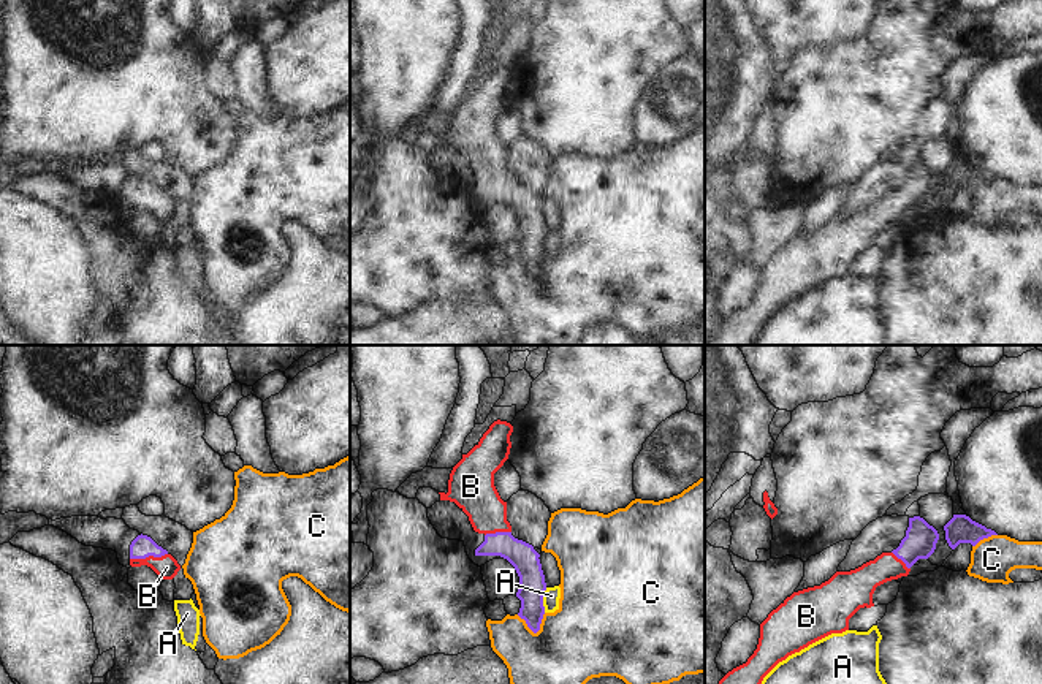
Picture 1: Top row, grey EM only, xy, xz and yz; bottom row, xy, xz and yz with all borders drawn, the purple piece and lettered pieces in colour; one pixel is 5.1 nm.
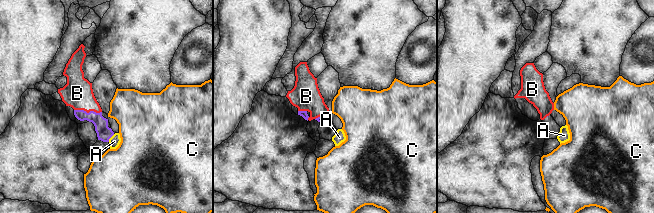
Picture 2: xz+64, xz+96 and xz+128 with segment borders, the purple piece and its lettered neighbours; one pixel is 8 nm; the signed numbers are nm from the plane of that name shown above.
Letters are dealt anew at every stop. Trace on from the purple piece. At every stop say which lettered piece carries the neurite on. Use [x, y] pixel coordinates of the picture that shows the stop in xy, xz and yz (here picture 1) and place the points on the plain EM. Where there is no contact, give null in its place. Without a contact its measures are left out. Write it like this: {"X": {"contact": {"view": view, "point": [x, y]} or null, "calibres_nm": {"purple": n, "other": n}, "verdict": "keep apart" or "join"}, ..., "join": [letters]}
{"A": {"contact": {"view": "xz", "point": [542, 246]}, "calibres_nm": {"purple": 140, "other": 90}, "verdict": "keep apart"}, "B": {"contact": {"view": "xy", "point": [148, 201]}, "calibres_nm": {"purple": 120, "other": 120}, "verdict": "join"}, "C": {"contact": {"view": "xz", "point": [534, 277]}, "calibres_nm": {"purple": 140, "other": 400}, "verdict": "keep apart"}, "join": ["B"]}

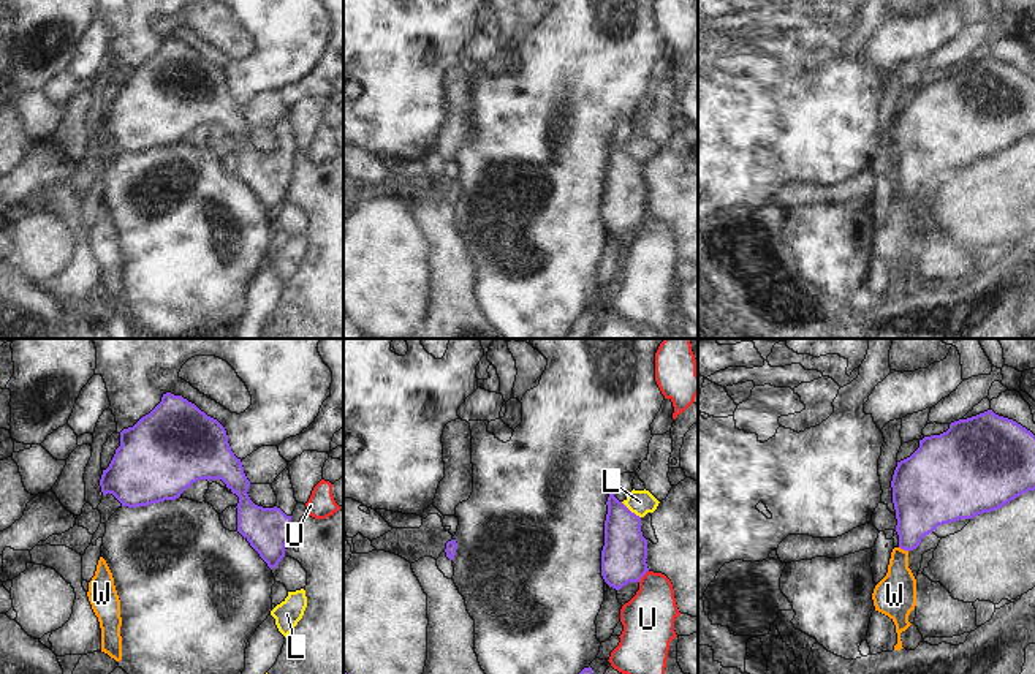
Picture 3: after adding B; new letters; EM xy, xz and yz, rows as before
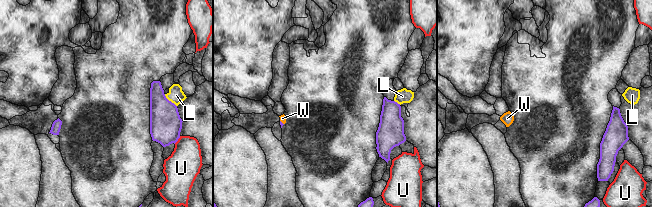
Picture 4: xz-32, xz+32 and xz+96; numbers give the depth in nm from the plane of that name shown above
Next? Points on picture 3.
{"L": {"contact": {"view": "xz", "point": [629, 155]}, "calibres_nm": {"purple": 220, "other": 130}, "verdict": "keep apart"}, "U": {"contact": {"view": "xz", "point": [643, 220]}, "calibres_nm": {"purple": 220, "other": 260}, "verdict": "keep apart"}, "W": {"contact": {"view": "yz", "point": [904, 195]}, "calibres_nm": {"purple": 280, "other": 220}, "verdict": "join"}, "join": ["W"]}

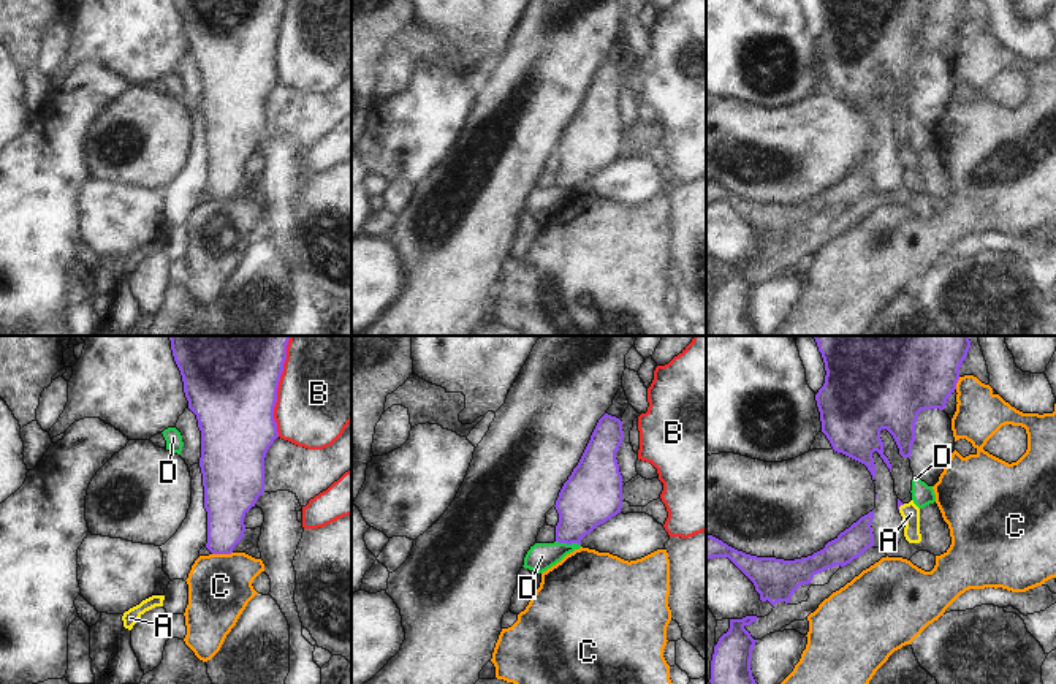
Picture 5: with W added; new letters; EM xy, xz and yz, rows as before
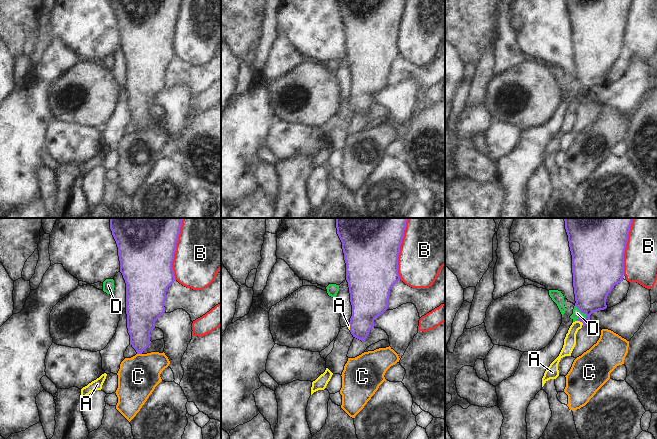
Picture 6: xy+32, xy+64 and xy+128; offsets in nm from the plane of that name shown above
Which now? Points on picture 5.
{"A": {"contact": {"view": "yz", "point": [901, 149]}, "calibres_nm": {"purple": 20, "other": 100}, "verdict": "join"}, "B": {"contact": {"view": "xy", "point": [276, 41]}, "calibres_nm": {"purple": 420, "other": 420}, "verdict": "keep apart"}, "C": {"contact": {"view": "xy", "point": [222, 198]}, "calibres_nm": {"purple": 220, "other": 320}, "verdict": "keep apart"}, "D": {"contact": {"view": "xz", "point": [569, 189]}, "calibres_nm": {"purple": 280, "other": 140}, "verdict": "keep apart"}, "join": ["A"]}

